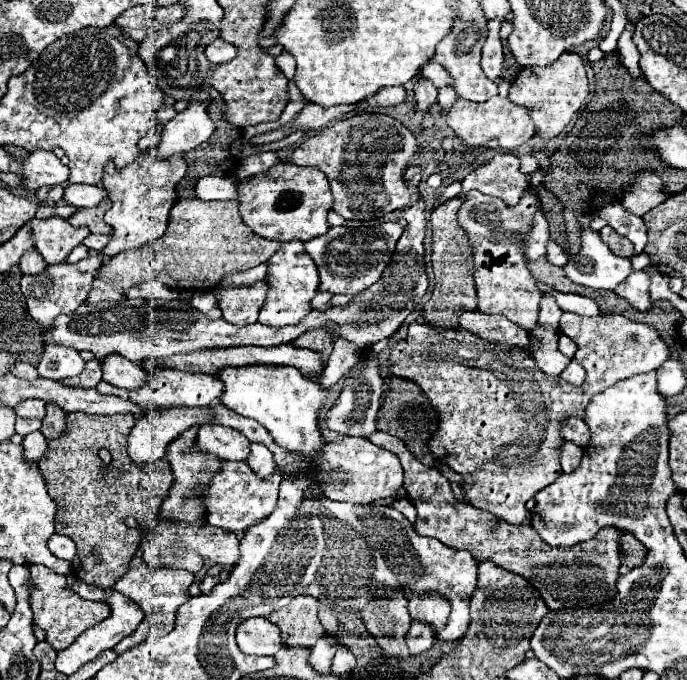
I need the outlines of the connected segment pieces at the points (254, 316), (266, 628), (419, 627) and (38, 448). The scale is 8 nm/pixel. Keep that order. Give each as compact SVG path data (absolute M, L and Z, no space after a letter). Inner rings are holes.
M260 281L258 285L250 285L248 289L222 289L214 293L220 301L222 317L232 325L244 327L258 321L258 313L268 293L268 283Z
M264 617L242 619L236 627L236 643L246 655L274 655L280 649L280 631Z
M412 619L410 629L406 633L406 645L410 649L410 655L420 655L428 651L434 645L434 627L424 621Z
M36 431L36 433L26 435L24 441L22 441L22 445L24 445L24 451L26 451L24 453L26 459L38 461L44 455L44 451L46 451L46 437L40 431Z

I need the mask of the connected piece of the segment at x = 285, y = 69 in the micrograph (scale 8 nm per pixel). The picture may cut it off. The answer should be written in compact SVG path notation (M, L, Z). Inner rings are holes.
M280 53L276 57L276 67L288 77L288 81L292 81L292 77L294 77L294 61L292 61L292 57L288 57L288 53Z

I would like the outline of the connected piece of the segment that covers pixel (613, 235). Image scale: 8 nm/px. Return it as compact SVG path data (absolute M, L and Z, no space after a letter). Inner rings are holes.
M610 225L602 227L600 237L610 247L610 251L614 255L618 255L618 257L632 257L632 243L626 237L620 237Z

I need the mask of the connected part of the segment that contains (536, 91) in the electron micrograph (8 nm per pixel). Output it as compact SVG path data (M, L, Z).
M562 53L548 67L524 67L512 81L508 91L508 99L514 105L526 107L530 111L530 117L534 119L542 139L556 137L568 125L572 115L580 109L586 95L588 95L588 79L582 57L576 53Z

